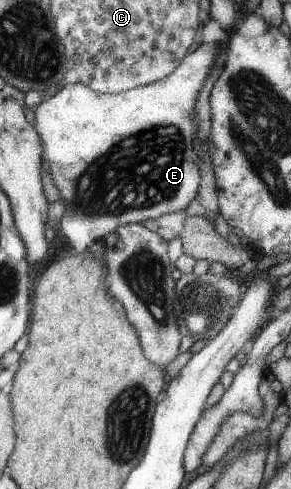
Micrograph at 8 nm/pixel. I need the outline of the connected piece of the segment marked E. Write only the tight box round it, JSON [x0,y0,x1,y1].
[32,43,219,253]

